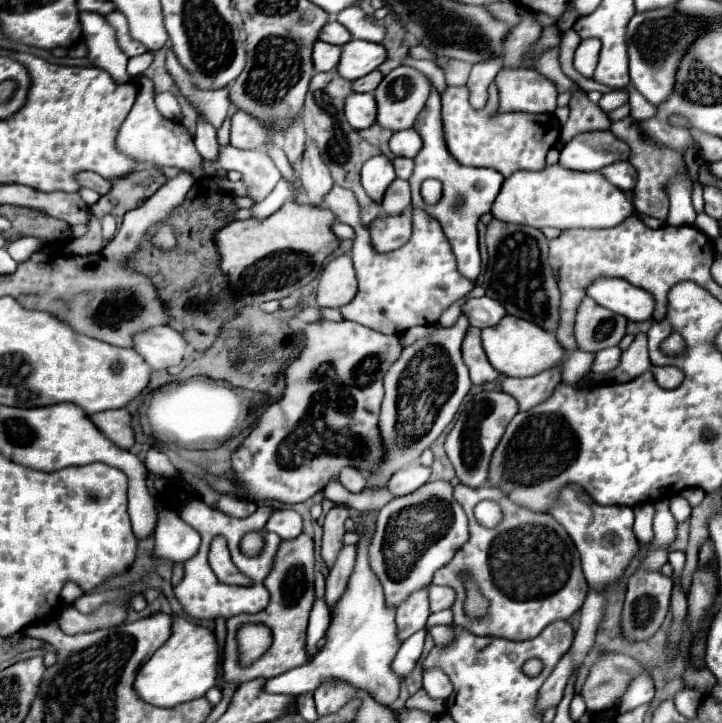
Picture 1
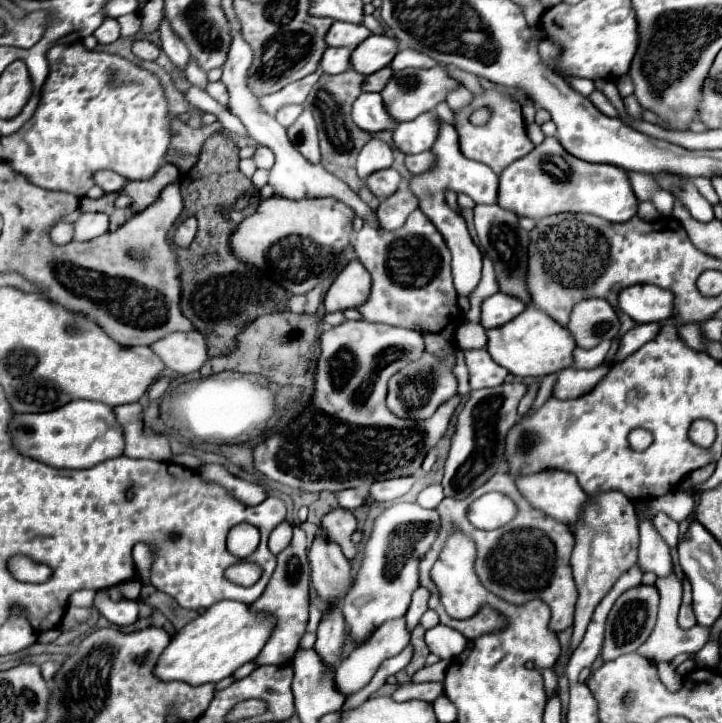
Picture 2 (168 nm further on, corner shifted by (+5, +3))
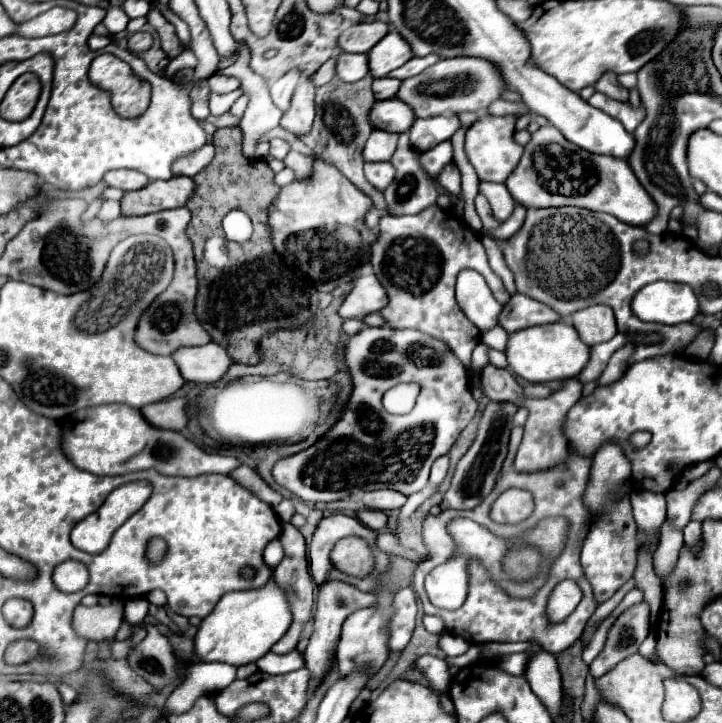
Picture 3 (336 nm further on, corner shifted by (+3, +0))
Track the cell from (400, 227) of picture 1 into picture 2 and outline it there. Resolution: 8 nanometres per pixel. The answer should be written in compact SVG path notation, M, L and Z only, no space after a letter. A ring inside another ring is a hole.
M402 181L398 191L386 199L380 201L380 207L376 211L380 227L386 231L396 231L402 227L408 219L408 215L418 207L418 199L408 189L408 181Z

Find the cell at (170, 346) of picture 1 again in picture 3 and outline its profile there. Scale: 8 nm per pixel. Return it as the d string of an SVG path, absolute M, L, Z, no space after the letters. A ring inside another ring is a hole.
M208 342L204 346L178 348L172 358L176 360L184 380L196 384L218 382L234 364L232 358L228 358L228 352L216 342Z

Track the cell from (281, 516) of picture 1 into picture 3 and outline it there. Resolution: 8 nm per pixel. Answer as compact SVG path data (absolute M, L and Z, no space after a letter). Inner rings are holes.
M276 538L276 540L272 540L272 542L264 548L262 558L264 558L266 566L270 566L270 568L276 568L276 566L280 564L280 560L284 558L284 548L282 548L282 544L280 544L280 540L278 540L278 538Z

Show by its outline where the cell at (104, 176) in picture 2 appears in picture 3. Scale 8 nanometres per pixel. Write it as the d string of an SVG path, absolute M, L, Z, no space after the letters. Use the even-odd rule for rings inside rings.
M112 170L104 176L104 180L110 186L122 188L122 190L140 190L150 182L150 178L146 178L146 174L136 172L136 170Z

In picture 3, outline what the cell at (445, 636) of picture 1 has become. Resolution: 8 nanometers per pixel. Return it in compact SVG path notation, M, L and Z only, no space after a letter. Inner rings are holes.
M442 634L440 636L440 648L446 652L448 658L454 658L454 656L464 654L470 648L470 642L464 638L458 638L454 634Z

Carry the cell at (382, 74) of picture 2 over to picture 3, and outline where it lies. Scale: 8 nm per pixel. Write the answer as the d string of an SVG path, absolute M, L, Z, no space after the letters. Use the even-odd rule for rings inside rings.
M380 78L380 80L374 80L372 90L374 90L376 100L388 100L388 98L394 98L394 96L398 94L400 84L402 84L402 80L394 80L394 78Z

